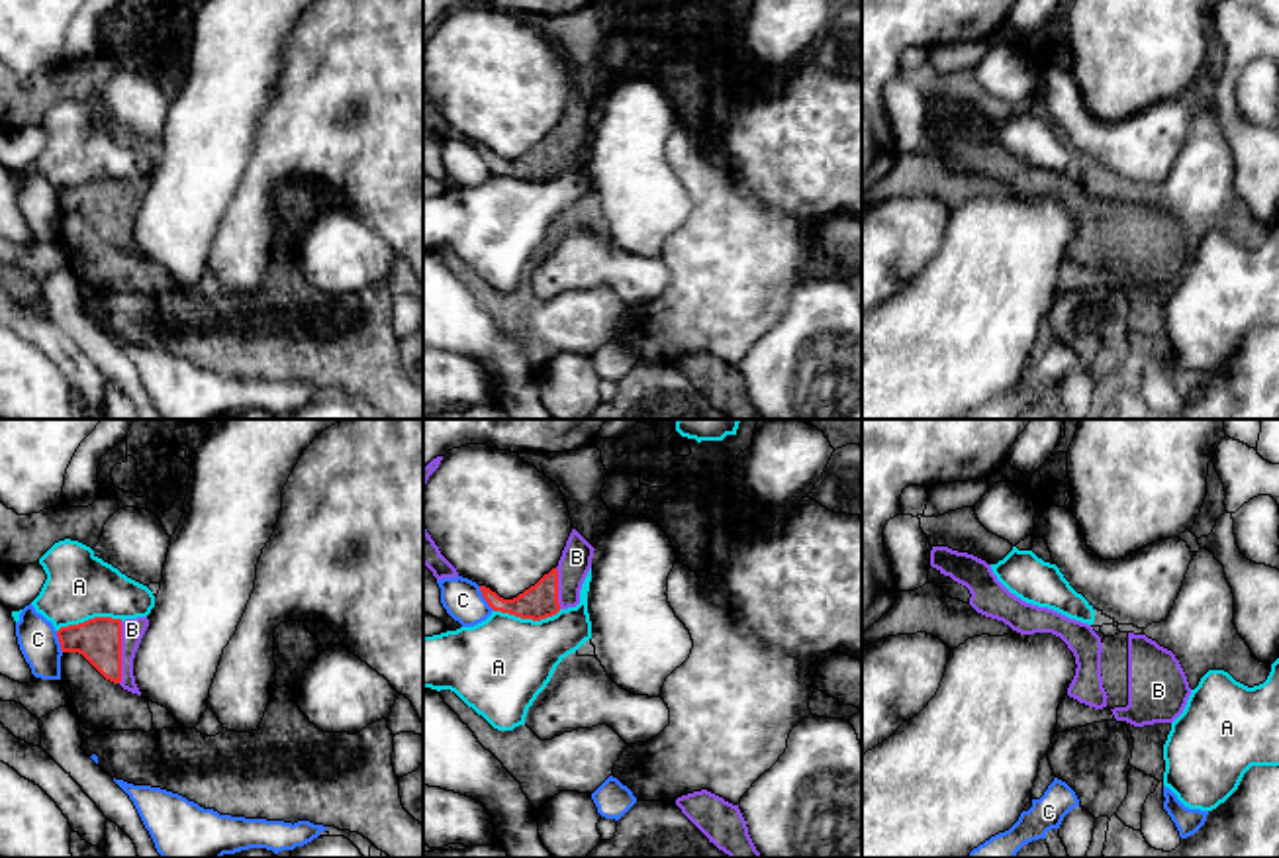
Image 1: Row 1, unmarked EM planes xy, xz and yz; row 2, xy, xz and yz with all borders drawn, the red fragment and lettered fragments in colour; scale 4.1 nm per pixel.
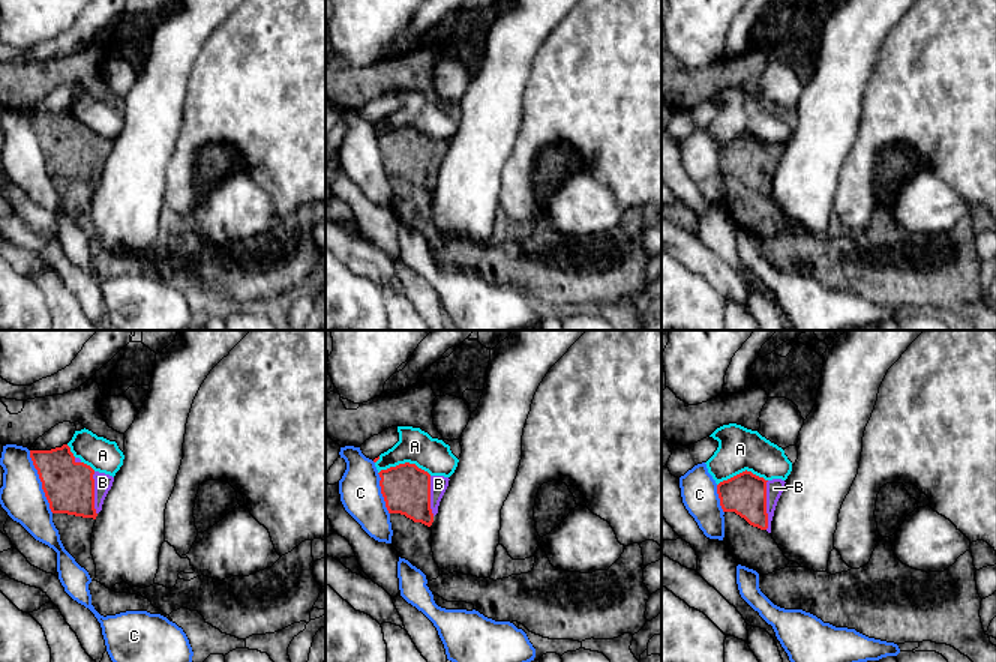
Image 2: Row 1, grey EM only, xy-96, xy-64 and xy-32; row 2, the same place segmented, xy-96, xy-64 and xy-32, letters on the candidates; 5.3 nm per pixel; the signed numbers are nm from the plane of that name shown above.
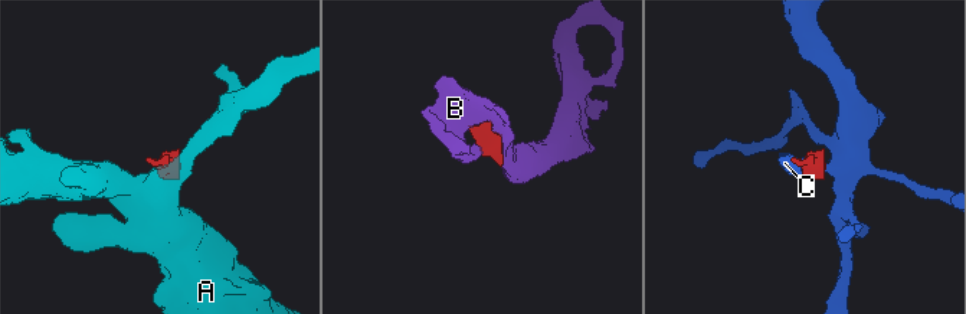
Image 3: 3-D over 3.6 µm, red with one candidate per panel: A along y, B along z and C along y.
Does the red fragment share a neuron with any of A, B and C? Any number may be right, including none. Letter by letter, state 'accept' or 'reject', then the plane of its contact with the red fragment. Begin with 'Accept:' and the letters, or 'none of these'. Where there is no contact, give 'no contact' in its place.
Accept: B
A: reject | xz
B: accept | xy
C: reject | xz

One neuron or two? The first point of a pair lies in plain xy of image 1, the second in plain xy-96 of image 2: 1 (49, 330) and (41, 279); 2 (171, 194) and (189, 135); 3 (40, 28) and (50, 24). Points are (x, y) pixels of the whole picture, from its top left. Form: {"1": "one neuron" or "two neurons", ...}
{"1": "two neurons", "2": "two neurons", "3": "one neuron"}

